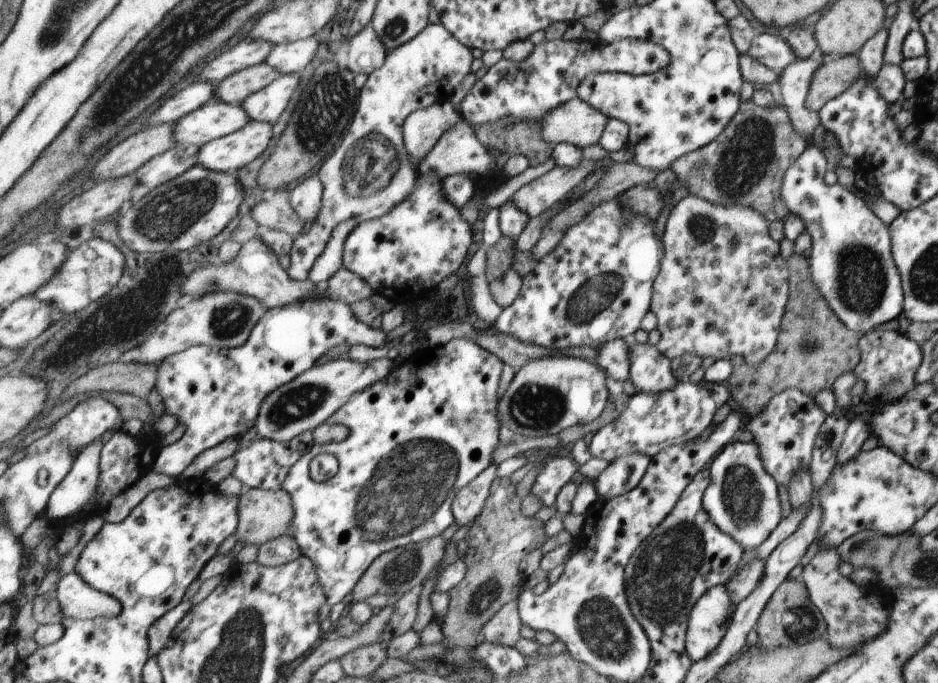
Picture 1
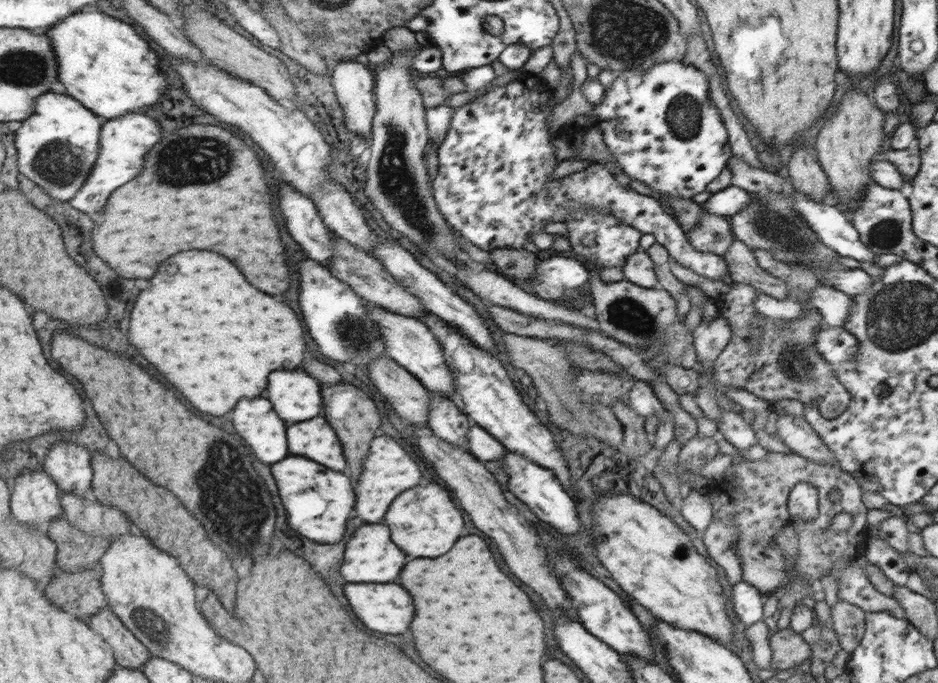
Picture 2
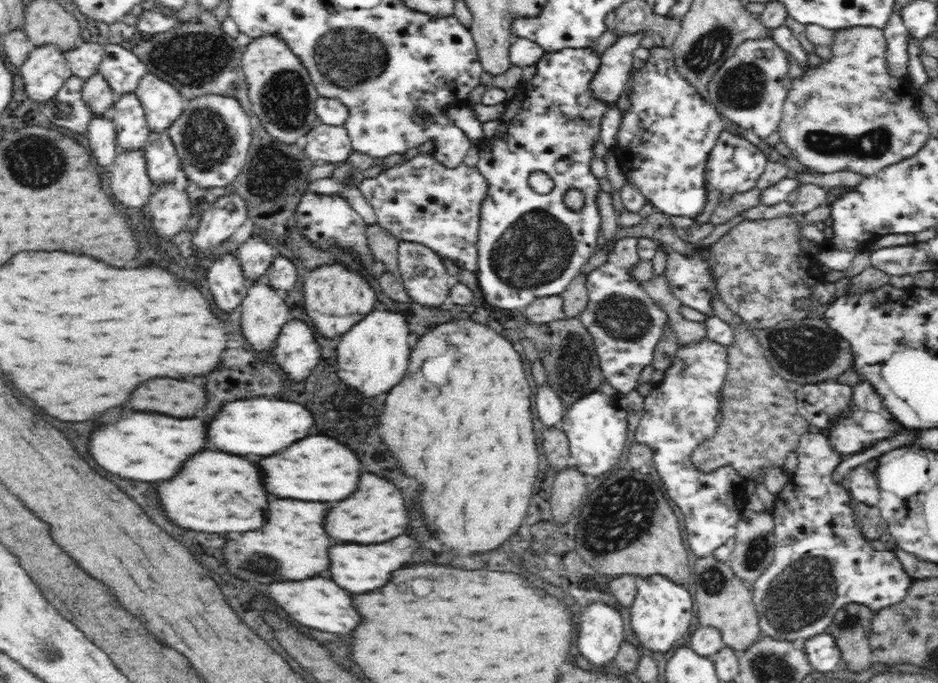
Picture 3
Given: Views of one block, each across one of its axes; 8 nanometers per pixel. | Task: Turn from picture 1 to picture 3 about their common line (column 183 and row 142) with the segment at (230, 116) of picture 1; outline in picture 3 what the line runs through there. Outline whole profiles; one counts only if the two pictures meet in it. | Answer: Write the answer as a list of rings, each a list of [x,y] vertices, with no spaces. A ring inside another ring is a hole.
[[[122,93],[109,115],[116,127],[120,148],[135,149],[145,146],[151,128],[138,93]]]

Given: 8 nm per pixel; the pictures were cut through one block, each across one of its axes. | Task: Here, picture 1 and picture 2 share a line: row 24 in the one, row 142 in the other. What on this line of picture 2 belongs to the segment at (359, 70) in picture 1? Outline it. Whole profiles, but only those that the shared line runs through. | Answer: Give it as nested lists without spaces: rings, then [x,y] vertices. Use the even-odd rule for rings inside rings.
[[[340,60],[332,75],[332,86],[335,87],[342,107],[346,111],[348,128],[358,137],[372,141],[374,124],[374,76],[362,63],[351,60]]]

